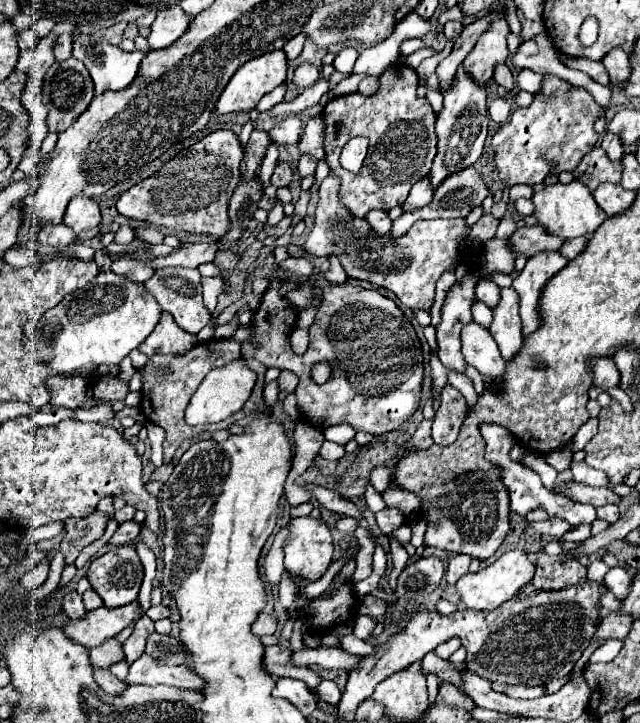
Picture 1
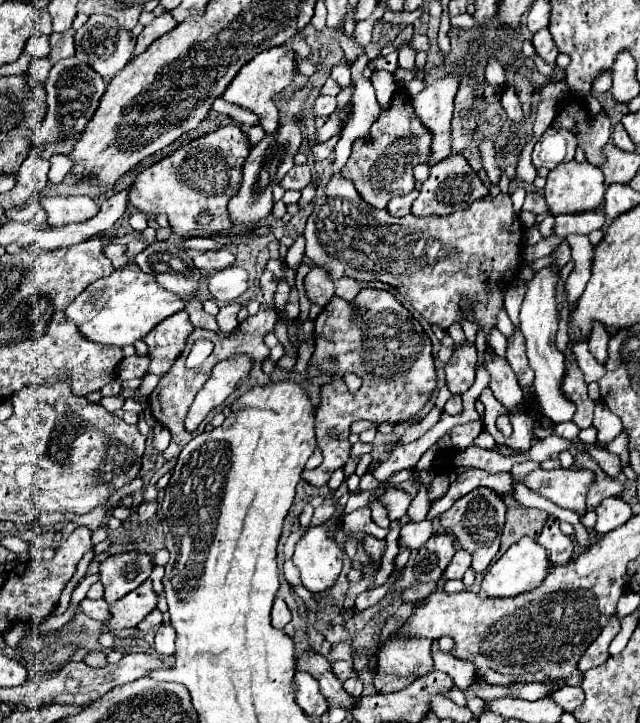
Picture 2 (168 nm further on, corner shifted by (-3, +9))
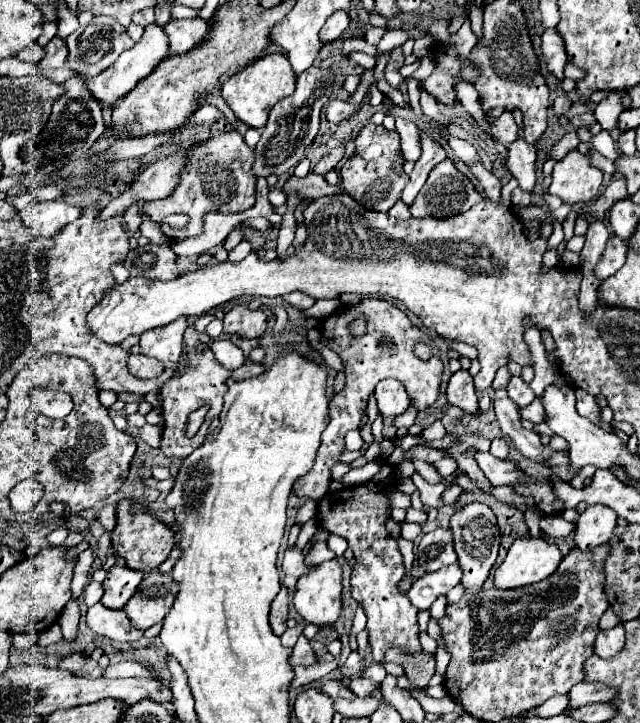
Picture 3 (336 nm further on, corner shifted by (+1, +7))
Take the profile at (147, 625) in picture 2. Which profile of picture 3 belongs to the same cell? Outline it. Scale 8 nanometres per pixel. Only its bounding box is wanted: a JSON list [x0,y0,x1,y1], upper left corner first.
[86,602,144,642]

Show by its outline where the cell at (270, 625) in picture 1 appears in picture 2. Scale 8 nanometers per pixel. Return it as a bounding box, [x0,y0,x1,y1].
[272,596,290,628]

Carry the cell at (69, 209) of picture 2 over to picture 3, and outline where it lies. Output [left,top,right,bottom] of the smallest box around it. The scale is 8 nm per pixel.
[18,200,82,238]

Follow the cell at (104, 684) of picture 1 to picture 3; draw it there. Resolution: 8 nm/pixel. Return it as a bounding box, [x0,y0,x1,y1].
[58,652,86,674]

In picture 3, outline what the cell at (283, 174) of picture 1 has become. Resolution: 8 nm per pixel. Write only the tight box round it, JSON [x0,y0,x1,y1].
[282,172,344,200]

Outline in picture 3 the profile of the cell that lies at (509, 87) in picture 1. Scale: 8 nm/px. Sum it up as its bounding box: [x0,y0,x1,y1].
[508,138,536,192]

